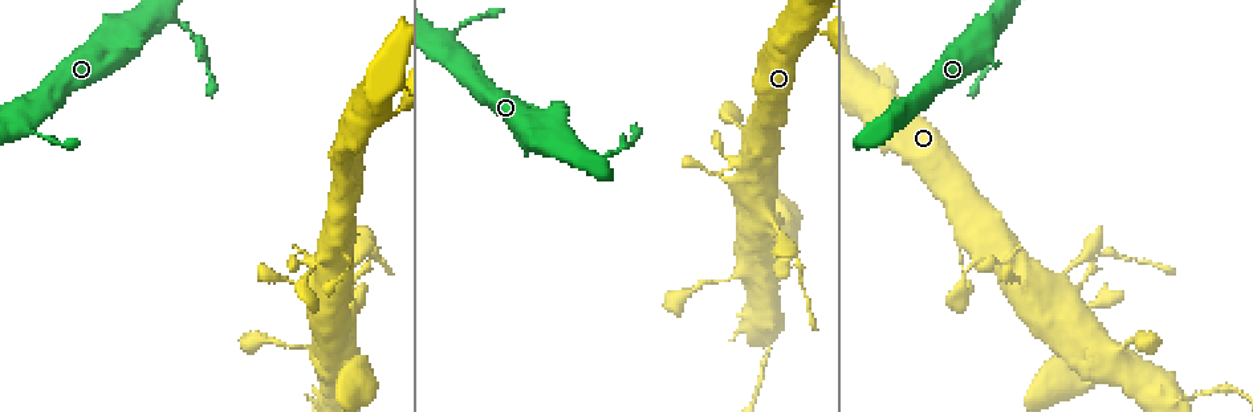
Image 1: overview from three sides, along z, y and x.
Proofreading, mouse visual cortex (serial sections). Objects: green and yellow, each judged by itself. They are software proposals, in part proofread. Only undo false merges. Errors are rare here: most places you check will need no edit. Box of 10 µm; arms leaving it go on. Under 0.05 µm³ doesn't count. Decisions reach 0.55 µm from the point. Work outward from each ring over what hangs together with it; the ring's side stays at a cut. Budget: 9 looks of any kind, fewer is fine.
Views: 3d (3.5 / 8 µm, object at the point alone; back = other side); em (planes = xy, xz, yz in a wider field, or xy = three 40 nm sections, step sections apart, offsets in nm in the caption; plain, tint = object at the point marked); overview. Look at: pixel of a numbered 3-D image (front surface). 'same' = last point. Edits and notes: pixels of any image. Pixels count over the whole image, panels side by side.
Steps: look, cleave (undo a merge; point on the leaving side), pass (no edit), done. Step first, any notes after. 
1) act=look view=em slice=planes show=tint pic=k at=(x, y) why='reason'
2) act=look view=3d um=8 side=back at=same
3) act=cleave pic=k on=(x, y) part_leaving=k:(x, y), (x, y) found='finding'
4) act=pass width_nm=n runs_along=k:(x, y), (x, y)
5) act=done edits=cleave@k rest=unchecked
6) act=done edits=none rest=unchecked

act=look view=3d um=3.5 pic=1 at=(531, 126)

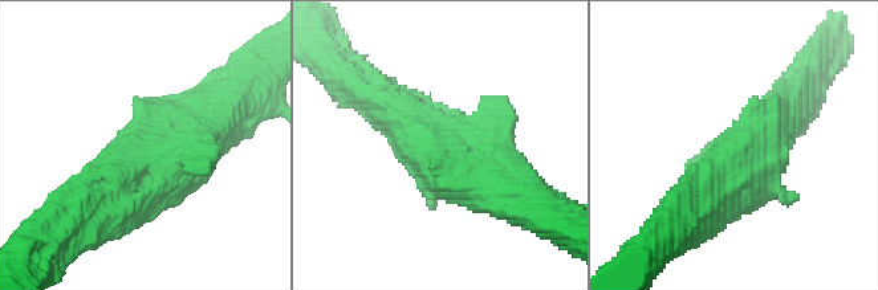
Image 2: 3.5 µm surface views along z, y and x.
act=look view=em slice=xy step=5 show=tint pic=2 at=(749, 159) why='shape alone is not enough'

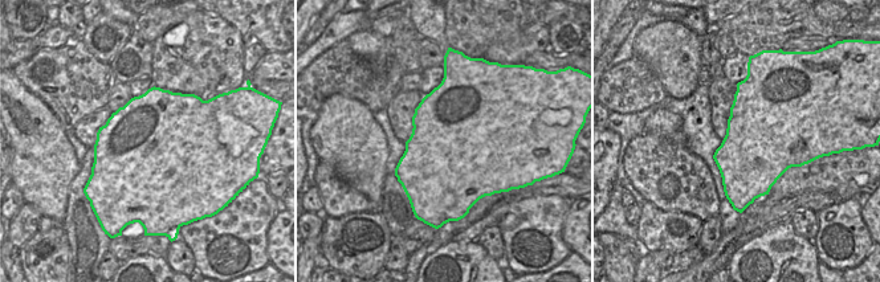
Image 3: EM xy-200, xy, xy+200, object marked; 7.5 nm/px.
act=pass runs_along=2:(92, 207), (210, 109) found='all the same cell'

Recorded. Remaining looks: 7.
act=look view=3d um=8 pic=1 at=(190, 33) why='a narrow waist'

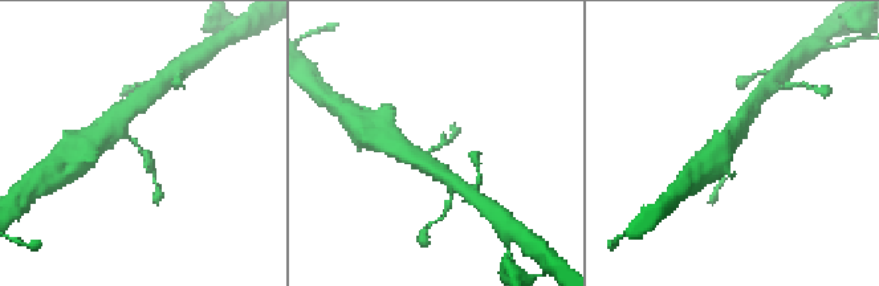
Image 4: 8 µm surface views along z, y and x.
act=look view=3d um=3.5 at=same

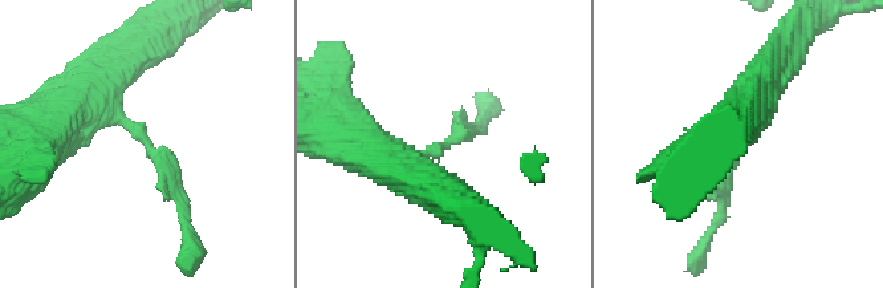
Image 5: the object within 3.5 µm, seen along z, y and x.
act=look view=em slice=xy step=1 show=tint pic=5 at=(145, 145) why='need the tissue'

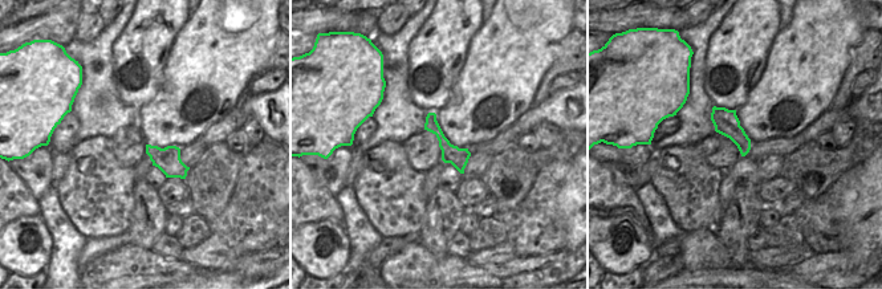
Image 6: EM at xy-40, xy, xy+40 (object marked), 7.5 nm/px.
act=cleave pic=5 on=(151, 151) part_leaving=5:(129, 122), (165, 163), (186, 224) found='a second cell is stuck on'

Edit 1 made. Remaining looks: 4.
act=look view=3d um=3.5 side=back pic=1 at=(387, 111)

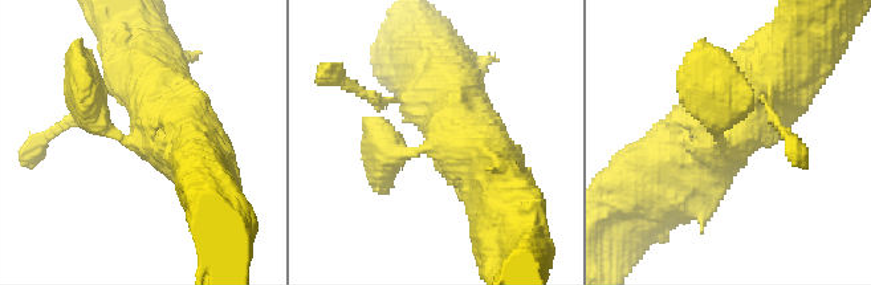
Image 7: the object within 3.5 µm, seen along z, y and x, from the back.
act=look view=em slice=planes show=tint pic=7 at=(722, 143)

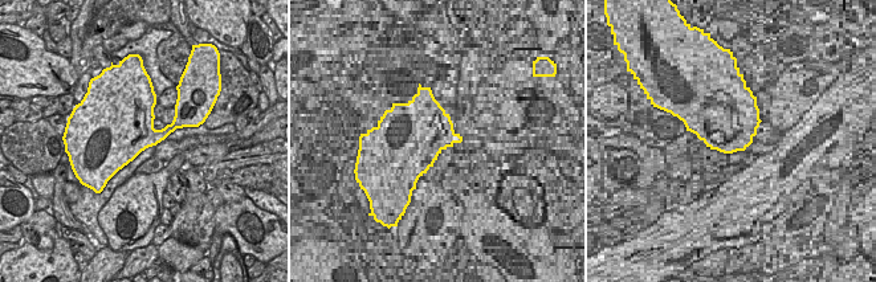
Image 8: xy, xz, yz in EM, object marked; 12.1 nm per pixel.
act=pass found='one cell here'

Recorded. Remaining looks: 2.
act=look view=3d um=3.5 side=back pic=1 at=(307, 275) why='sudden change in width'

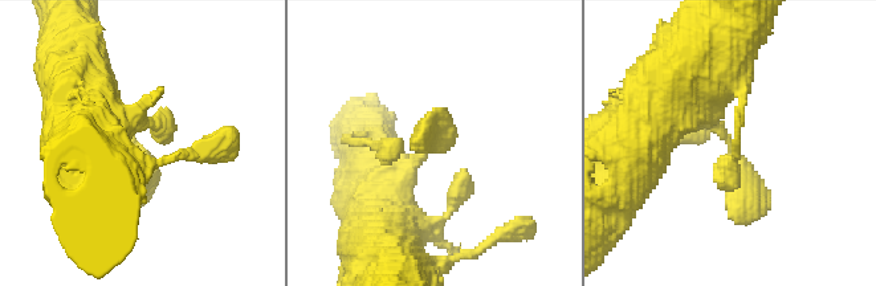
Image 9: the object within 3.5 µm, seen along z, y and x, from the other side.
act=look view=em slice=xy step=3 show=tint pic=9 at=(436, 145)

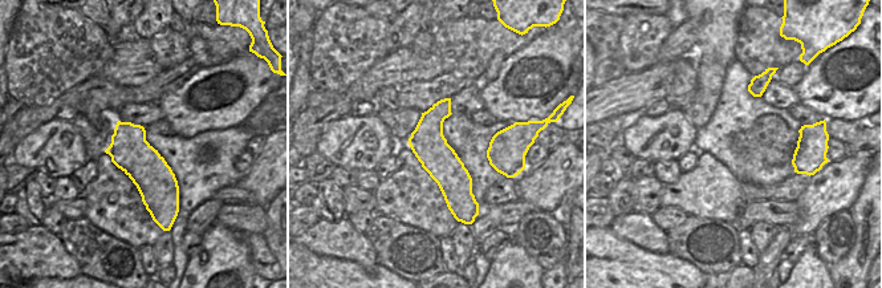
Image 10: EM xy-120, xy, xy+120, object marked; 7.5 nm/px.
act=pass runs_along=10:(447, 101), (434, 153), (460, 210) found='all the same cell'

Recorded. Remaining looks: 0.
act=done edits=cleave@5 rest=unchecked

